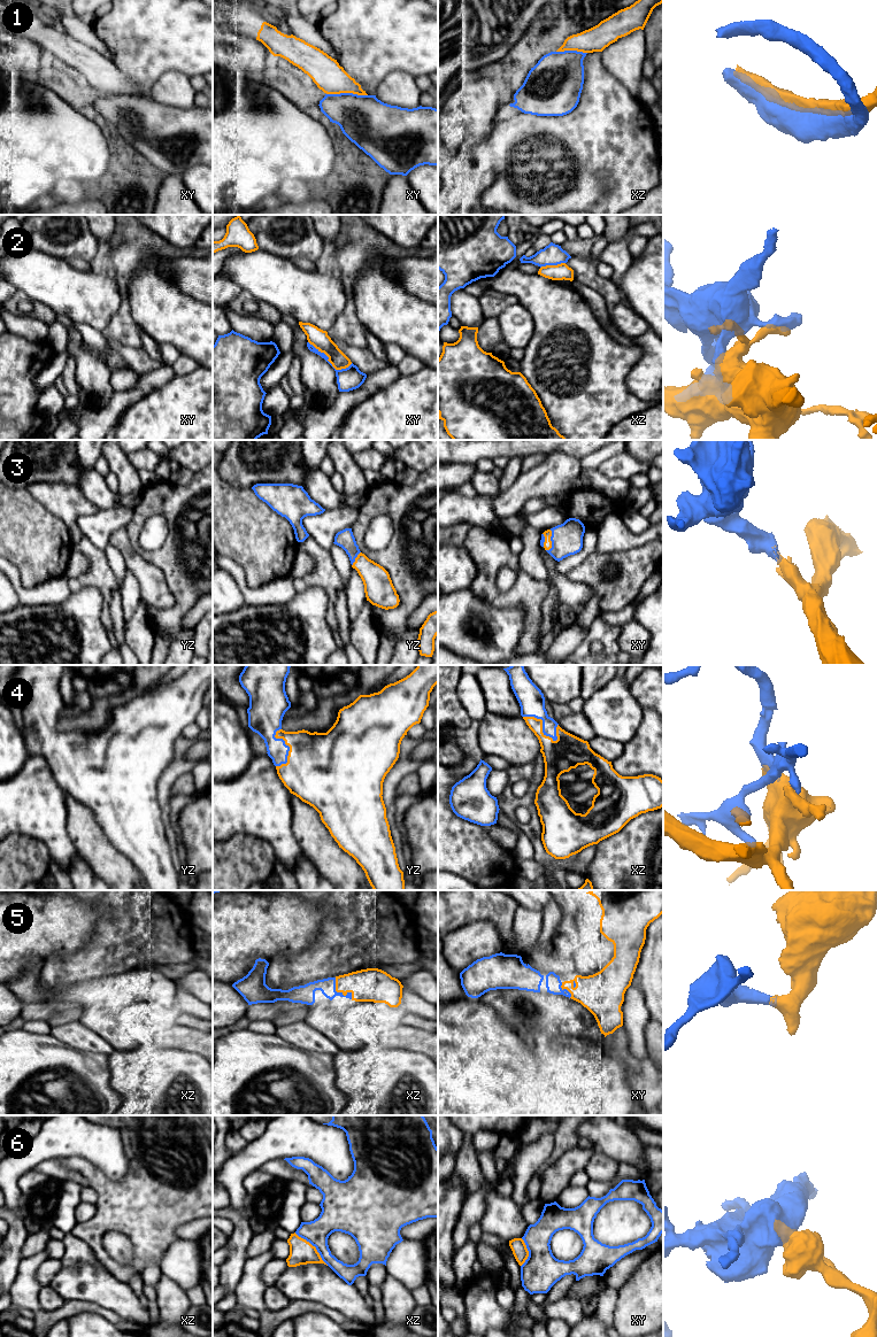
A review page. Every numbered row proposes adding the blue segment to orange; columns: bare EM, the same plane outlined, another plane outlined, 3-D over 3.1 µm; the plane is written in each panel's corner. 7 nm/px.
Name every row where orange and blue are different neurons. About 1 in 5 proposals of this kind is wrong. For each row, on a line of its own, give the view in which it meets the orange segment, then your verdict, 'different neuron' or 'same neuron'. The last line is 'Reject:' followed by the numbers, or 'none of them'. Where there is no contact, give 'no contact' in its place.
1: xy | same neuron
2: xy | different neuron
3: xy | same neuron
4: xz | same neuron
5: xz | same neuron
6: xz | same neuron
Reject: 2

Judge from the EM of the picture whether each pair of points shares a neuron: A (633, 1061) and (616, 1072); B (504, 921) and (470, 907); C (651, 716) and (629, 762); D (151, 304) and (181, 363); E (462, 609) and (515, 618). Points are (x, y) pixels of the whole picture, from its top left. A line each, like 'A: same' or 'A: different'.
A: different
B: same
C: same
D: different
E: same

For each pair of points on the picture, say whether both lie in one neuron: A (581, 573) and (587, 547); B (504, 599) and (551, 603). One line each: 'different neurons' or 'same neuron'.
A: different neurons
B: different neurons

